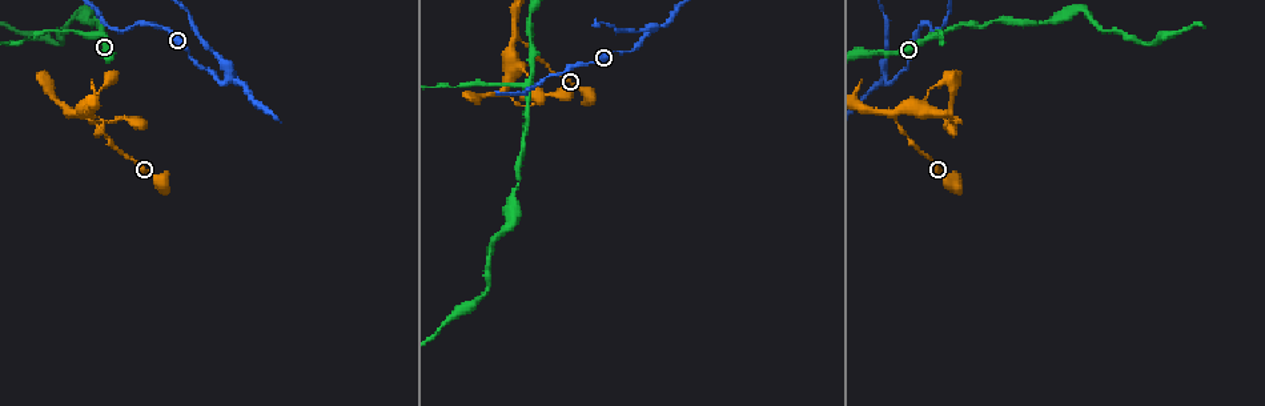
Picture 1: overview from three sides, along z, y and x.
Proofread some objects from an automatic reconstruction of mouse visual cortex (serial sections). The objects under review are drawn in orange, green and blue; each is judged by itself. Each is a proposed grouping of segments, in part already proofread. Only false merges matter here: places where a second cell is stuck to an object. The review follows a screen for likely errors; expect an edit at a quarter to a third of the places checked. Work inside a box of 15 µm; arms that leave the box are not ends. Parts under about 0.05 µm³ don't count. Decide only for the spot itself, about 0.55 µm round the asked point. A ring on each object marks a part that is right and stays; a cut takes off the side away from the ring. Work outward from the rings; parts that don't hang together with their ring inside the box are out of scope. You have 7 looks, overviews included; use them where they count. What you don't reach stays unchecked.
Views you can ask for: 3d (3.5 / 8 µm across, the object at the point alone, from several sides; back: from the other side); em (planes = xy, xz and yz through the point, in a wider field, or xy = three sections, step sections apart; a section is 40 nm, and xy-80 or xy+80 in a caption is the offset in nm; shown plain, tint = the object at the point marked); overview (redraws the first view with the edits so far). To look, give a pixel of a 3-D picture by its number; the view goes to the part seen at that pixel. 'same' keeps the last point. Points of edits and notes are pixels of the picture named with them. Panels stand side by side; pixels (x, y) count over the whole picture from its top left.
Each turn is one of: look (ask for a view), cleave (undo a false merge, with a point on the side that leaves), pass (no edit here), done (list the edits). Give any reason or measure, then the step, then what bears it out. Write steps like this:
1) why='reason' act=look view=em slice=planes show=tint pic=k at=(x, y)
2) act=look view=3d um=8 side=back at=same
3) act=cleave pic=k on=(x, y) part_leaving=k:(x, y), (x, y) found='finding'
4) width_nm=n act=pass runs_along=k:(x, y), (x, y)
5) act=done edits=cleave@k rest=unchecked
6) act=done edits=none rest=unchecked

why='arms part here' act=look view=3d um=3.5 pic=1 at=(936, 34)

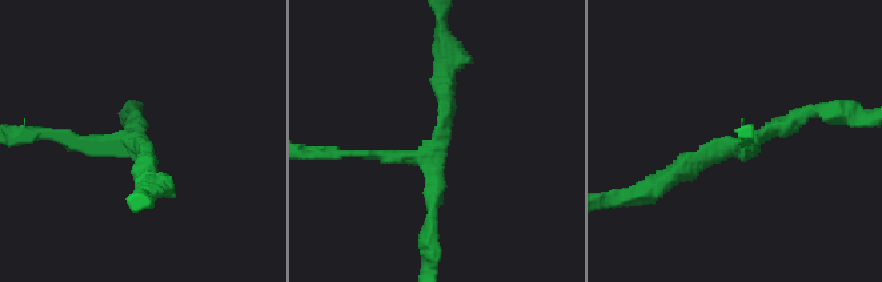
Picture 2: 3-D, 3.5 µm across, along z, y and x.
arms=3 arm_widths_nm=150,200,250 why='shape alone is not enough' act=look view=em slice=planes show=tint pic=2 at=(137, 144)

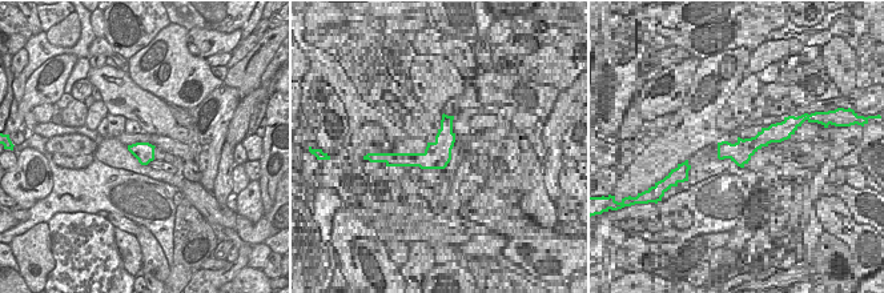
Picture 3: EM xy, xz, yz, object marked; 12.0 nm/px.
act=pass runs_along=2:(668, 176), (825, 111) found='one cell here'

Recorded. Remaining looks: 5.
why='sharp bend' act=look view=3d um=8 pic=1 at=(76, 116)

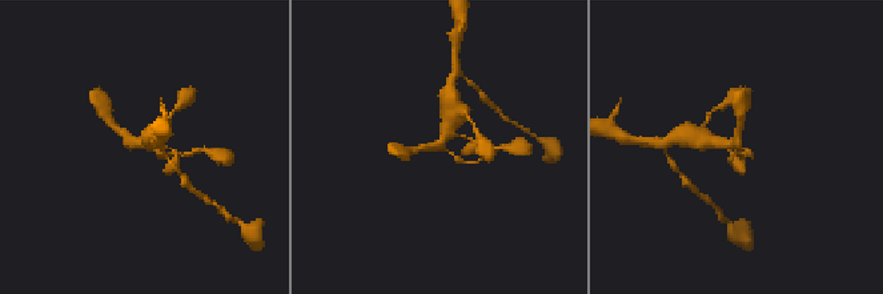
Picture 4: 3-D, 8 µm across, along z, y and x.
why='closer look' act=look view=3d um=3.5 pic=4 at=(440, 145)

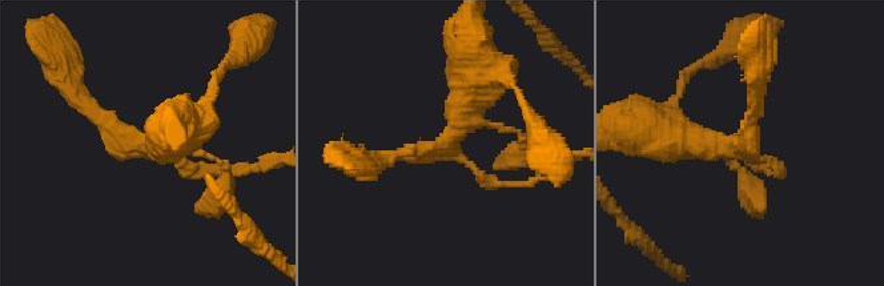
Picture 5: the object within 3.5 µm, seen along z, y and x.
act=pass runs_along=5:(466, 64), (450, 145), (377, 158) found='all the same cell'

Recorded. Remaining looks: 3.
why='arms part here' act=look view=3d um=3.5 side=back pic=1 at=(230, 79)

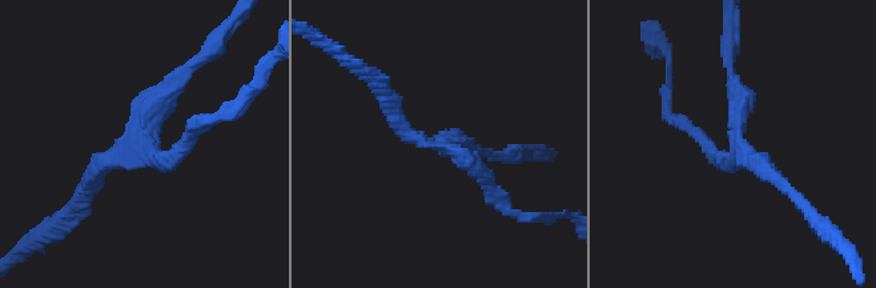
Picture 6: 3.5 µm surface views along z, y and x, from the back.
arms=3 arm_widths_nm=150,200,250 why='now the EM' act=look view=em slice=xy step=5 show=tint pic=6 at=(446, 148)

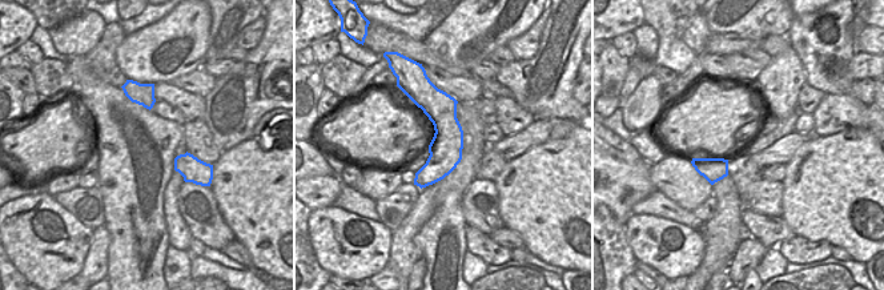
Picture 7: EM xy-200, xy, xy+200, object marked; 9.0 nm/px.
why='another direction' act=look view=em slice=xy step=2 show=tint at=same

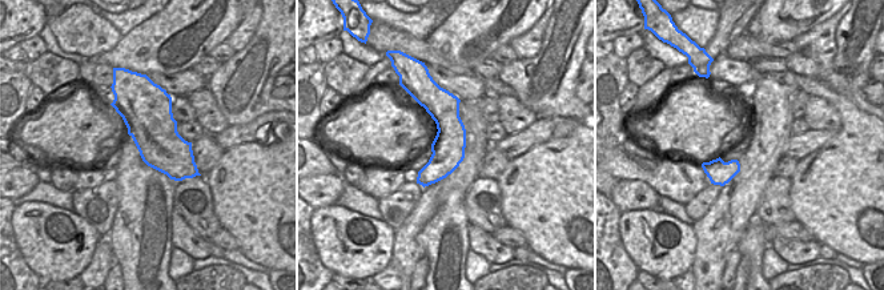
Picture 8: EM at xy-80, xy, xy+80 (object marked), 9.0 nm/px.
act=pass found='one cell here'

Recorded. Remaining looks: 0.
act=done edits=none rest=unchecked

